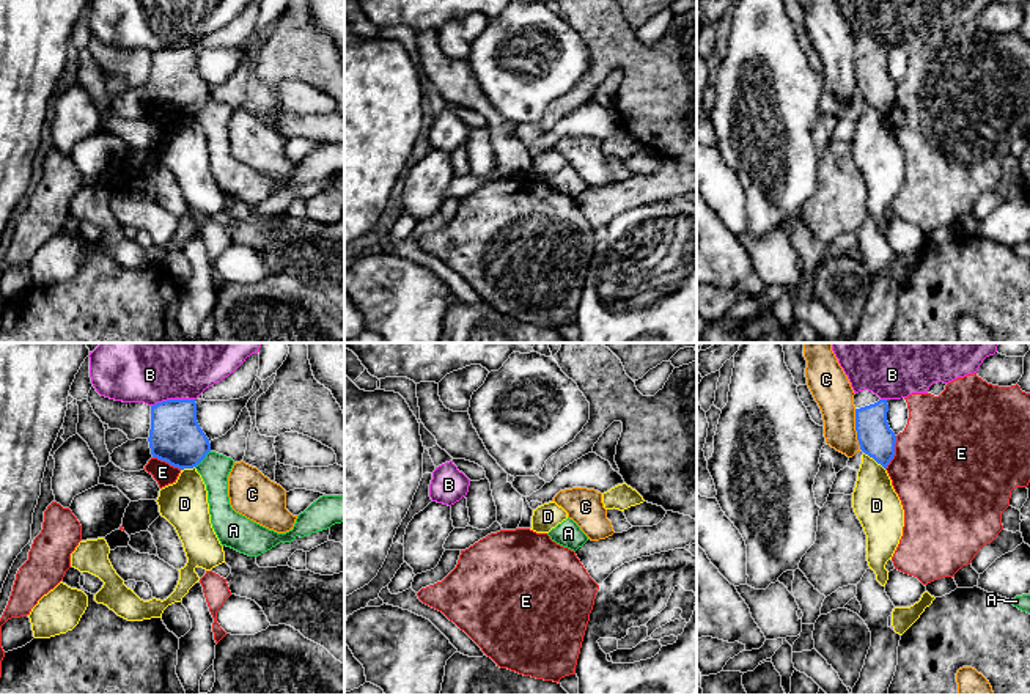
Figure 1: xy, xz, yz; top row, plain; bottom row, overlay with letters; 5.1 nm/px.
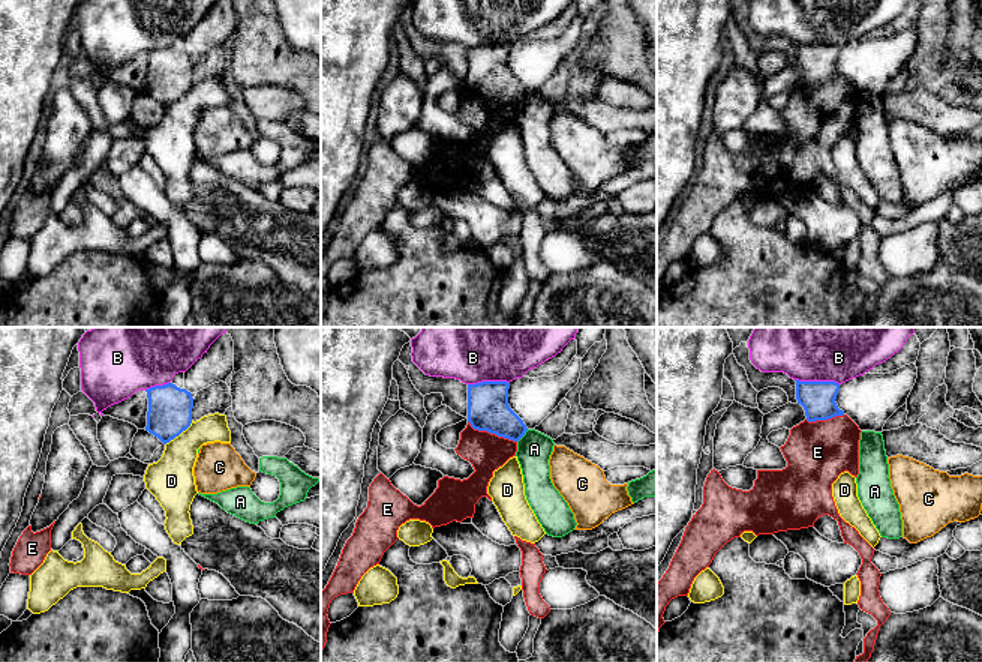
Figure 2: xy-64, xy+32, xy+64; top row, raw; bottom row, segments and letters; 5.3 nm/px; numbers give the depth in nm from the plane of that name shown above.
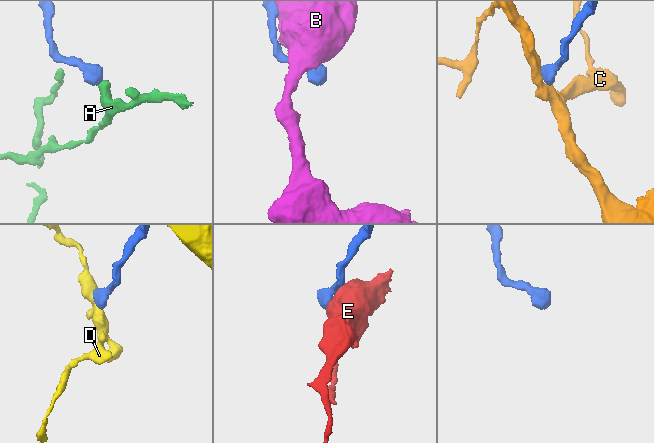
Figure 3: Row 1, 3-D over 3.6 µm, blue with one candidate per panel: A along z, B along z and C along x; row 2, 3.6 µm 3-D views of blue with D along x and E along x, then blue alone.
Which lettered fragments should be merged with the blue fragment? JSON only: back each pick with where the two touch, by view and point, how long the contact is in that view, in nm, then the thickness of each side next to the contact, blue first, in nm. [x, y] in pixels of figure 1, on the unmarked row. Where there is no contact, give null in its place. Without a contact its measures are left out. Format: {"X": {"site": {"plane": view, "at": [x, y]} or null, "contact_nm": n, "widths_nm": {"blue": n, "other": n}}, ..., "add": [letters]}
{"add": []}

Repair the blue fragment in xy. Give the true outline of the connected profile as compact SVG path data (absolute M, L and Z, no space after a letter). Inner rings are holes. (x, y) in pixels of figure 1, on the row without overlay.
M167 47L151 53L148 90L153 105L181 118L197 115L211 99L197 69L195 47Z

